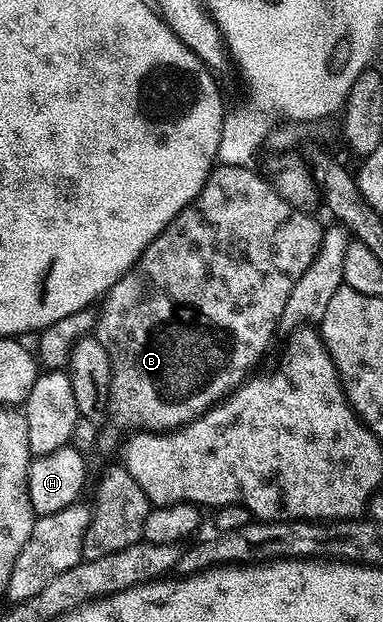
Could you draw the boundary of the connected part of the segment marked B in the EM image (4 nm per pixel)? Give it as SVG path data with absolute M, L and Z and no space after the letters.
M213 166L198 196L194 196L194 200L190 200L190 204L186 204L186 208L182 208L182 212L178 212L174 220L170 220L168 227L145 248L140 259L108 289L108 293L99 303L94 336L100 341L102 348L106 348L112 361L112 379L108 385L106 410L107 413L112 413L112 418L118 425L138 426L134 428L144 432L179 430L181 426L201 418L207 410L223 402L237 386L243 386L249 375L255 371L252 369L259 364L260 357L267 352L268 345L280 326L282 308L286 308L286 300L290 300L290 291L302 272L306 272L306 268L310 268L310 264L314 264L318 256L325 227L320 226L318 219L311 218L307 209L291 206L267 177L263 178L254 171L252 166Z

